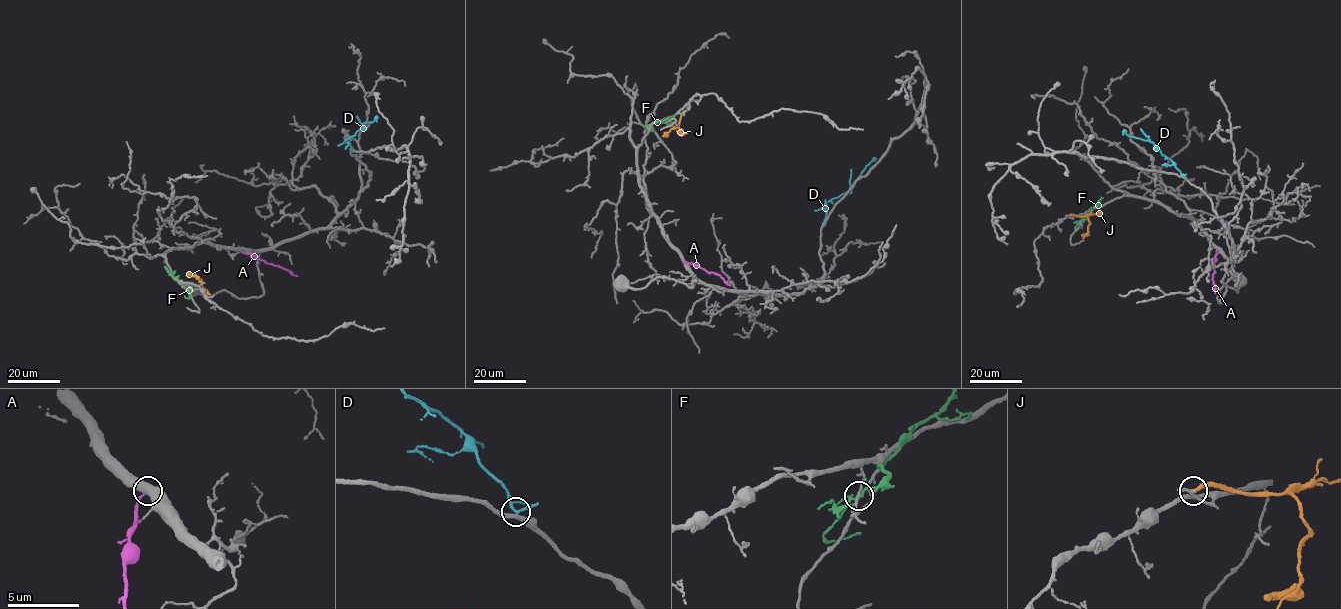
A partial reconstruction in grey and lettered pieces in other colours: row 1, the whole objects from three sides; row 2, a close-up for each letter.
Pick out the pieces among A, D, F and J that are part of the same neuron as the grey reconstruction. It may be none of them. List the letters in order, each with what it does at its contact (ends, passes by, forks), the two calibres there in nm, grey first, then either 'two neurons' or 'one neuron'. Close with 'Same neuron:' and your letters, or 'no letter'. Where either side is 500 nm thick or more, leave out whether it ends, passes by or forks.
A: 550 nm thick on the grey side, 170 nm on the other; two neurons
D: it forks there; 280 nm thick on the grey side, 150 nm on the other; two neurons
F: it forks there; 130 nm thick on the grey side, 130 nm on the other; two neurons
J: it ends there; 170 nm thick on the grey side, 260 nm on the other; two neurons
Same neuron: no letter

